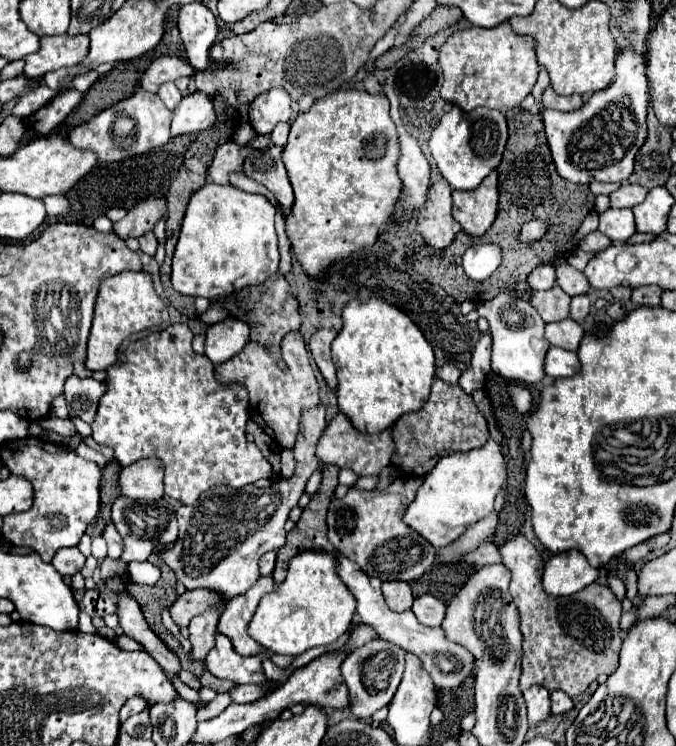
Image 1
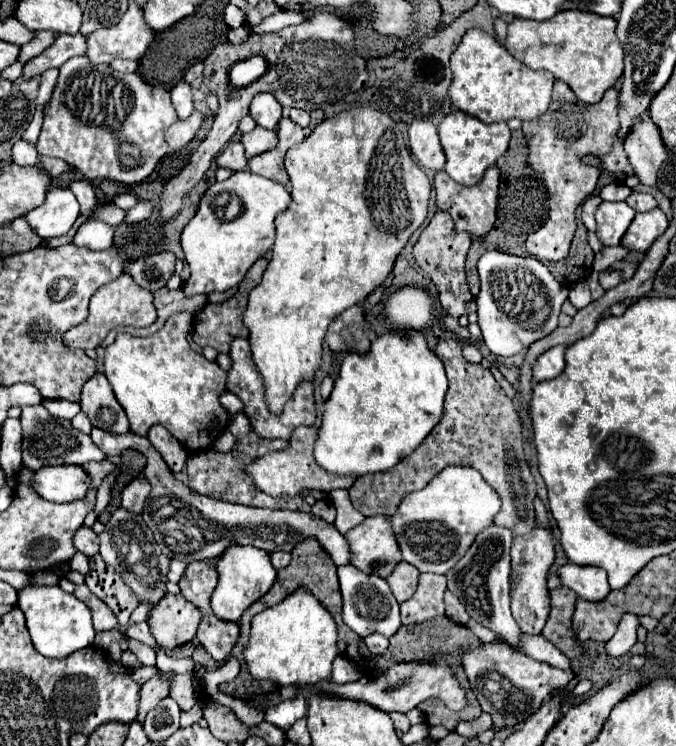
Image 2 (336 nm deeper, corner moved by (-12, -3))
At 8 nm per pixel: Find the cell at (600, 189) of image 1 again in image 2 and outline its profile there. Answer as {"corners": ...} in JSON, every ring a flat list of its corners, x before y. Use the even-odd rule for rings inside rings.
{"corners":[[556,82,546,114,542,114,538,120,522,122,522,132,530,140,526,162,544,180,546,192,550,196,544,224,526,238,526,250,542,262,562,260,568,254,576,230,574,210,594,192,600,168,608,172,628,172,626,176,632,176,632,170,628,170,626,152,618,138,618,94,620,92,616,88,610,88,600,102,584,104,576,98,568,84],[586,154,594,154,600,160,600,168,584,164,582,156]]}

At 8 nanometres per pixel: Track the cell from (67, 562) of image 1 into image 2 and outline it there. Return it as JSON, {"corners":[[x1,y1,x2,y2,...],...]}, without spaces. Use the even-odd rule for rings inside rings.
{"corners":[[80,526,80,530,76,530,76,536,74,536,74,546,78,552,86,556,94,556,98,554,98,536,92,532,92,528]]}

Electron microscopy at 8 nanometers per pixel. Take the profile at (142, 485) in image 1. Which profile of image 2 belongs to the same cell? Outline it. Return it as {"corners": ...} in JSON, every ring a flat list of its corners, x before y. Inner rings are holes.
{"corners":[[160,424,152,426,148,430,148,440,162,454,164,462,170,466,172,472,180,472,182,470,182,466,188,460,188,452,164,426,160,426]]}

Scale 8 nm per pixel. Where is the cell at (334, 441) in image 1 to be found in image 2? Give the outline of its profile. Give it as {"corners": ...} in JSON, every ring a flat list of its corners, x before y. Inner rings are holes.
{"corners":[[300,426,292,432,290,442,284,450,268,452,260,458,256,458,252,464,244,466,244,472,256,482,256,488,270,496,298,496,306,490,320,490,320,492,332,492,336,488,350,488,354,484,354,476,336,476,324,472,312,456,312,448,318,436,316,426]]}

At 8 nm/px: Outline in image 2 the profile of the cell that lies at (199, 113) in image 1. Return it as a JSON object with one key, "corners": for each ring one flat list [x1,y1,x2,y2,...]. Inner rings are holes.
{"corners":[[196,110,190,118,174,122,174,124,168,128,168,132,166,132,166,142,168,142,168,146,170,146,172,150,184,148,184,146,196,136,200,124,202,124,202,114,200,114,198,110]]}

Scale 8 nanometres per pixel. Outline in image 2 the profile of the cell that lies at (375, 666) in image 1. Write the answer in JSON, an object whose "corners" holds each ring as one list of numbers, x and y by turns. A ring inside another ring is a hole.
{"corners":[[370,634,364,638,364,642,372,654,384,654,388,648,388,638,380,636,380,634]]}

